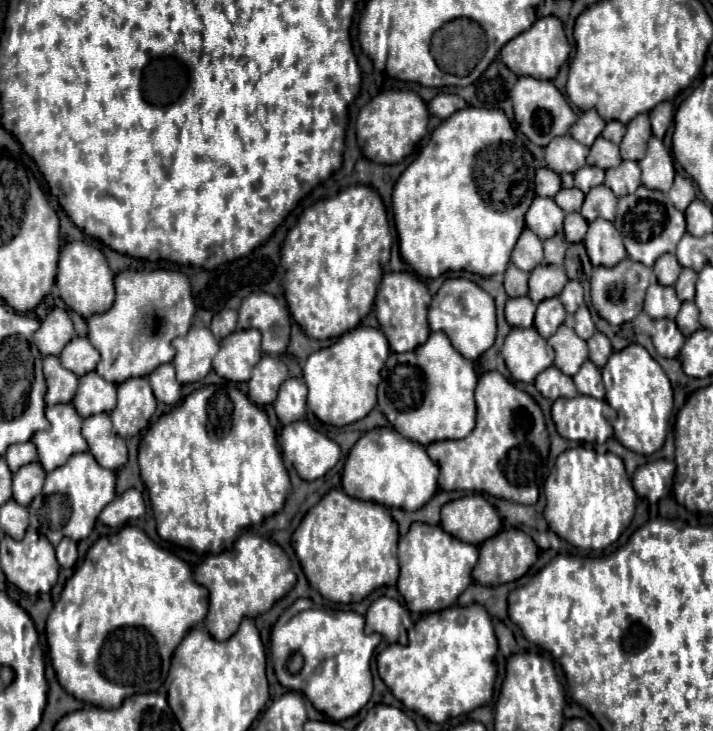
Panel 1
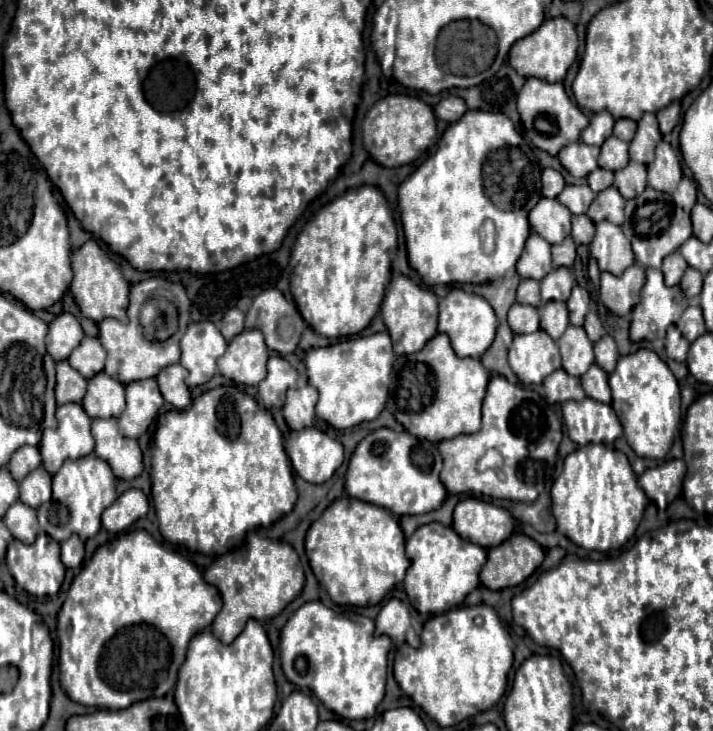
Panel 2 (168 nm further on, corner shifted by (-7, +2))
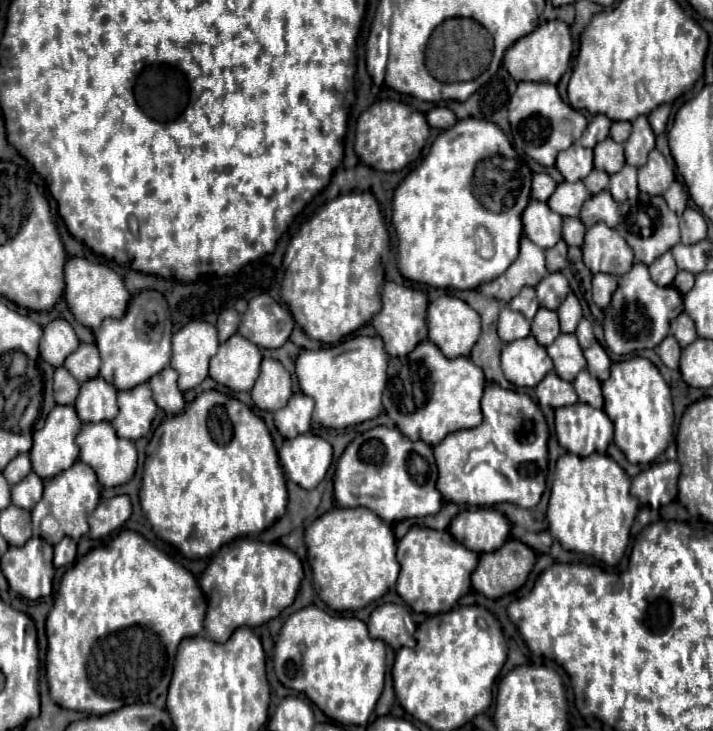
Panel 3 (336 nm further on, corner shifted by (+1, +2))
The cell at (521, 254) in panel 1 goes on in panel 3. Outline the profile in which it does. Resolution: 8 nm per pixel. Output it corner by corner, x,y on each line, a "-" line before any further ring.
523,236
517,260
505,270
505,274
497,278
499,290
495,298
509,302
515,294
519,294
523,286
537,286
543,276
547,276
545,250
533,244
527,236

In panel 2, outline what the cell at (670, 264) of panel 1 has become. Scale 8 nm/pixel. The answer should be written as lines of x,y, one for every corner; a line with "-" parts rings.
679,252
669,254
669,256
663,260
663,266
661,266
661,272
663,272
663,276
665,276
667,286
677,286
687,268
689,268
689,266
687,266
685,258
683,258

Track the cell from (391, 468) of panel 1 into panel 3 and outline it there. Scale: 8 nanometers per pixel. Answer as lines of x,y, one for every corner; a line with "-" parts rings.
377,426
359,434
343,452
335,472
335,502
341,508
365,506
389,524
437,514
443,498
435,490
437,466
425,442
411,442
397,428

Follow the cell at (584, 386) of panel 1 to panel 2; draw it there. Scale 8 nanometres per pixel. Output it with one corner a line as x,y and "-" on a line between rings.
593,364
587,374
581,376
583,390
589,398
595,398
597,402
607,402
611,404
611,390
607,384
607,372
601,370
597,364

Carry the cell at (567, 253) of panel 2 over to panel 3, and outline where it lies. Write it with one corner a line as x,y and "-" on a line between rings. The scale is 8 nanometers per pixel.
559,240
553,248
545,250
545,256
547,256
547,270
549,272
563,270
567,264
567,244
563,240

